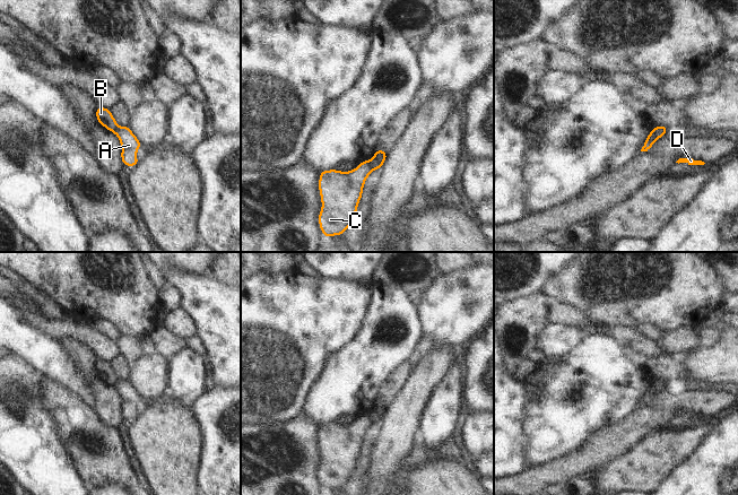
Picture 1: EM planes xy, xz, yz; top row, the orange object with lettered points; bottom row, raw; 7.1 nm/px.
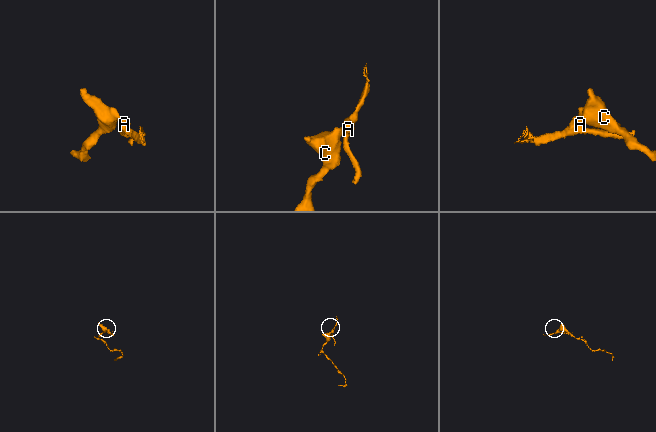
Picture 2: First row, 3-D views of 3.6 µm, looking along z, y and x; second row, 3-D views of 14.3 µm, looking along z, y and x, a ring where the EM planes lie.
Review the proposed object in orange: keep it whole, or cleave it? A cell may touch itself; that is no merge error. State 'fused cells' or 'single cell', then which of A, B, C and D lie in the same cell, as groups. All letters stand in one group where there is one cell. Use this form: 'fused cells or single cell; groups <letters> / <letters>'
fused cells; groups A D / B C

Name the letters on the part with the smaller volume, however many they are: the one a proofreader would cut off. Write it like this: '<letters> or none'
A, D.

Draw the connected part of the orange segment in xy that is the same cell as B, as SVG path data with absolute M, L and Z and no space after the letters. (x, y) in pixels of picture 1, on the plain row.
M98 359L96 362L96 371L99 377L104 379L108 384L115 385L119 379L108 362Z

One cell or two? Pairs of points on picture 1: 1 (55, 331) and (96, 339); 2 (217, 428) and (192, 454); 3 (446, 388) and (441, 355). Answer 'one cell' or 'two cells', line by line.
1: one cell
2: two cells
3: two cells

